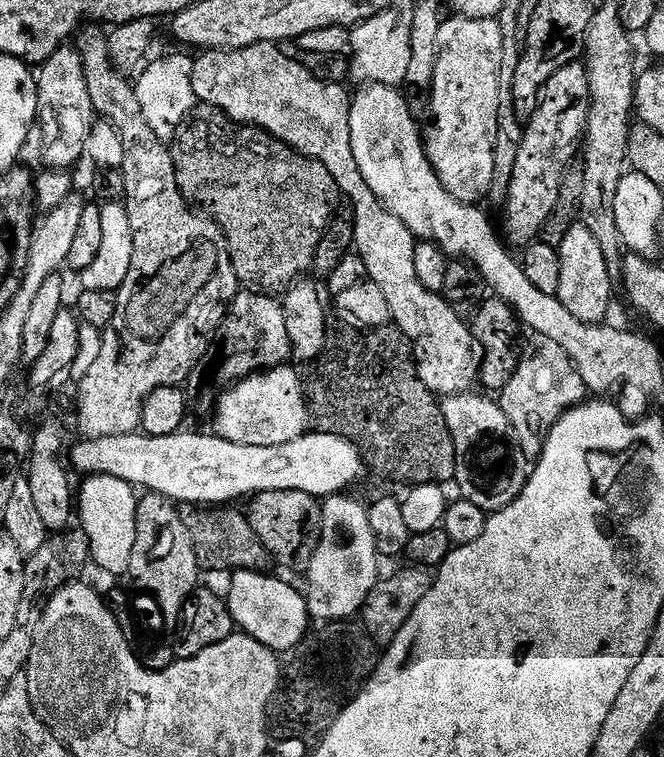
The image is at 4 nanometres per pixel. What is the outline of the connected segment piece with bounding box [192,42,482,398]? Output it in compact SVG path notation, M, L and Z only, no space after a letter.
M269 42L266 44L251 44L245 48L229 48L227 50L208 50L203 54L195 57L192 65L192 81L194 82L194 94L196 95L197 101L202 104L209 104L214 106L218 110L222 110L233 120L236 124L246 124L249 126L255 126L268 132L275 138L280 140L283 144L289 144L294 151L300 153L301 156L309 156L315 160L320 160L322 166L326 166L326 170L330 170L330 174L334 174L336 179L336 185L341 190L341 193L345 197L348 196L350 201L350 207L352 213L356 215L356 239L354 241L354 252L355 255L362 258L362 262L366 266L368 271L367 279L371 283L378 286L378 290L382 290L382 295L386 298L386 306L390 306L390 314L392 315L391 323L397 328L398 331L404 336L405 340L408 341L416 362L416 369L418 374L422 378L424 385L428 387L432 392L436 393L437 397L443 398L445 396L454 396L457 394L468 394L473 391L472 387L477 387L480 378L480 365L482 363L481 353L478 351L478 345L476 343L475 336L472 335L469 325L466 320L463 320L458 313L455 312L453 305L449 303L447 299L441 293L431 292L426 290L426 286L422 286L418 282L418 274L414 271L414 250L418 243L415 236L412 235L412 231L404 225L396 215L384 207L377 196L370 190L370 186L366 186L366 182L362 178L362 174L358 170L358 162L354 162L354 150L350 146L350 106L352 105L349 93L344 93L346 90L344 84L327 84L322 82L318 78L314 78L314 74L310 74L310 70L306 70L298 62L290 62L290 58L286 58L286 54L282 54L282 50L275 43Z

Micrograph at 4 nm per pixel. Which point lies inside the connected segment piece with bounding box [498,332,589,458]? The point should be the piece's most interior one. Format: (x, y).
(545, 385)

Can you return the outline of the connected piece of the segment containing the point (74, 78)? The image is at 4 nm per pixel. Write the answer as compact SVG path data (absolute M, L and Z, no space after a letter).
M62 46L50 59L39 65L36 76L36 93L38 94L38 132L44 135L44 160L49 169L68 170L71 164L76 164L85 159L88 150L88 139L92 133L92 125L97 119L96 112L90 102L90 90L86 86L82 58L75 47Z

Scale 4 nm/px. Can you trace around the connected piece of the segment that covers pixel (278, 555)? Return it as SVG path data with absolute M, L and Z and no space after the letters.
M270 490L251 497L246 515L254 534L266 546L269 557L292 572L303 573L311 564L318 550L322 526L321 501L317 497L298 490Z

